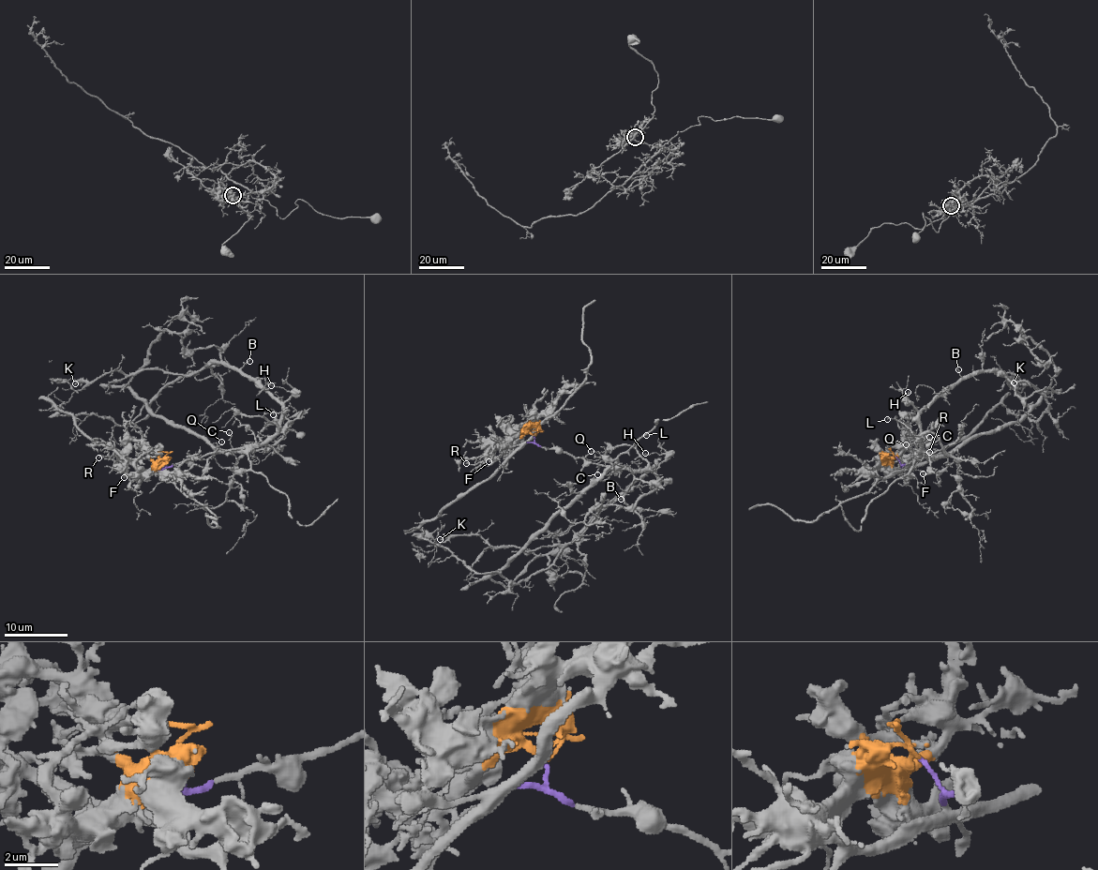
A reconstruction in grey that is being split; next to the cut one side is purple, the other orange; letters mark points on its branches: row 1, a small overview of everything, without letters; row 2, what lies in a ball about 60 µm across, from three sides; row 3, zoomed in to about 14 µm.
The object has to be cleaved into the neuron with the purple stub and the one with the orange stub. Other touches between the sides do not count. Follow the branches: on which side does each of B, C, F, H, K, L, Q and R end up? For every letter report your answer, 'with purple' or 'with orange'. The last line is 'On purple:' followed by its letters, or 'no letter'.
B: with purple
C: with purple
F: with orange
H: with purple
K: with purple
L: with purple
Q: with purple
R: with orange
On purple: B, C, H, K, L, Q

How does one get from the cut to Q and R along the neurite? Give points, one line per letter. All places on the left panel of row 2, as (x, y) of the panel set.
Q: (165, 459), (169, 467), (178, 461), (191, 462), (212, 454), (221, 442)
R: (165, 459), (157, 461), (142, 472), (125, 459), (98, 457)

